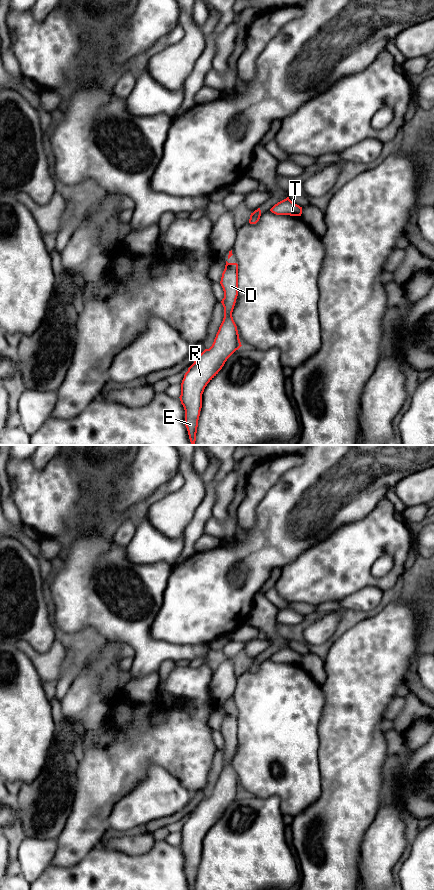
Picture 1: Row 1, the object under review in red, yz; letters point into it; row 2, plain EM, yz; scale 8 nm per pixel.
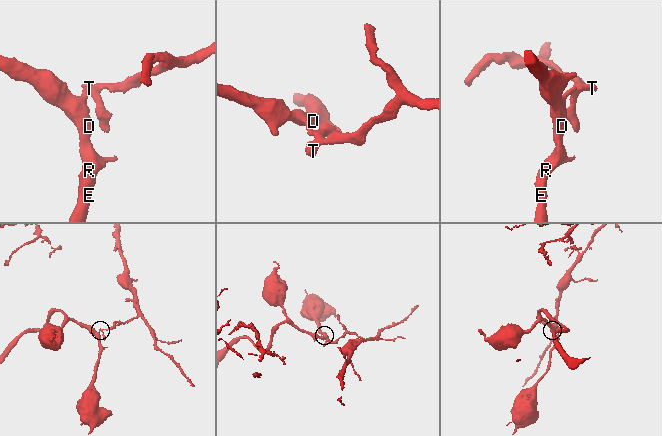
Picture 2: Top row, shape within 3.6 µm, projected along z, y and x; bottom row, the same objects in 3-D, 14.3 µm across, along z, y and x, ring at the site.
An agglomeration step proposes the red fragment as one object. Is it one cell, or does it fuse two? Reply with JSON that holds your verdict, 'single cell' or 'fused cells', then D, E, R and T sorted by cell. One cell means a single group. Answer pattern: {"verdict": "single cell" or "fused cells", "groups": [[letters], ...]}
{"verdict": "fused cells", "groups": [["D", "E", "R"], ["T"]]}

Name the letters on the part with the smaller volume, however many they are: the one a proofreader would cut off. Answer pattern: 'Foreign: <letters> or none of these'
Foreign: T

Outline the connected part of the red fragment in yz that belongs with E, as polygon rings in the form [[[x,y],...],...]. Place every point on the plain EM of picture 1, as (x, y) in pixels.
[[[226,709],[220,732],[224,739],[221,751],[224,755],[224,766],[216,782],[214,790],[209,797],[205,797],[188,816],[181,831],[180,849],[185,858],[185,874],[188,879],[190,890],[196,889],[198,868],[202,856],[202,842],[207,832],[222,817],[227,807],[242,793],[239,787],[237,774],[233,768],[232,760],[238,744],[238,712]]]

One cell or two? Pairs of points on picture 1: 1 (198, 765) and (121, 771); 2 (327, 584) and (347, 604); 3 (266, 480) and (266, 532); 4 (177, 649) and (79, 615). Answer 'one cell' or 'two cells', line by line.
1: one cell
2: two cells
3: two cells
4: one cell

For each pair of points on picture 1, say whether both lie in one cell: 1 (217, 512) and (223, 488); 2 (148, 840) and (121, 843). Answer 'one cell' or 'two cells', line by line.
1: one cell
2: one cell

